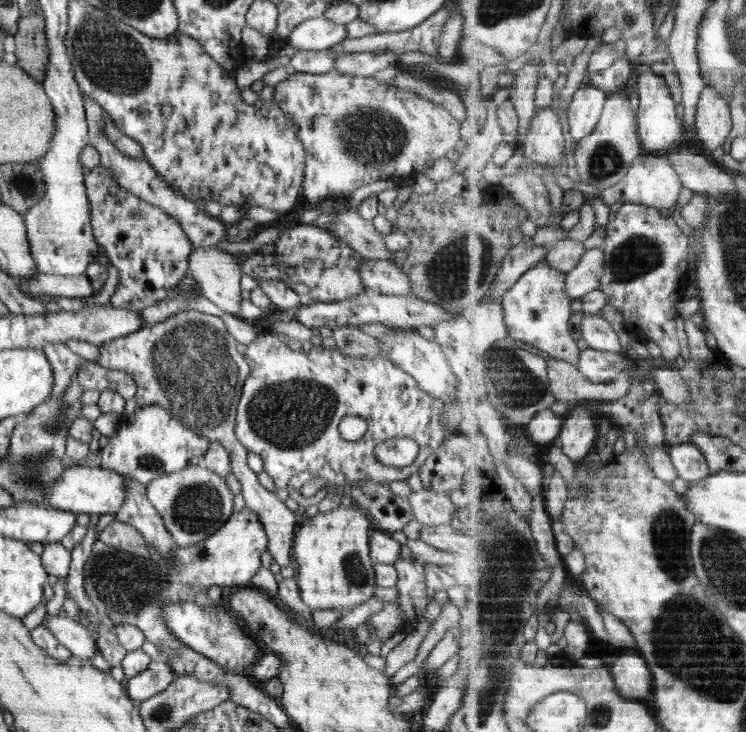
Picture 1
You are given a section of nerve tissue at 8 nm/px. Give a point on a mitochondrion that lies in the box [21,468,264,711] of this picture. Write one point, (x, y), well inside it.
(124, 586)

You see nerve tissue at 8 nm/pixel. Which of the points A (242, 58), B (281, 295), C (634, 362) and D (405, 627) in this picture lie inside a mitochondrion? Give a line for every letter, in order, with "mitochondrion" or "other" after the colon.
A: other
B: other
C: other
D: other

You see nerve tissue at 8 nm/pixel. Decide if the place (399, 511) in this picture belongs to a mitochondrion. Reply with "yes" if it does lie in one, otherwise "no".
no

